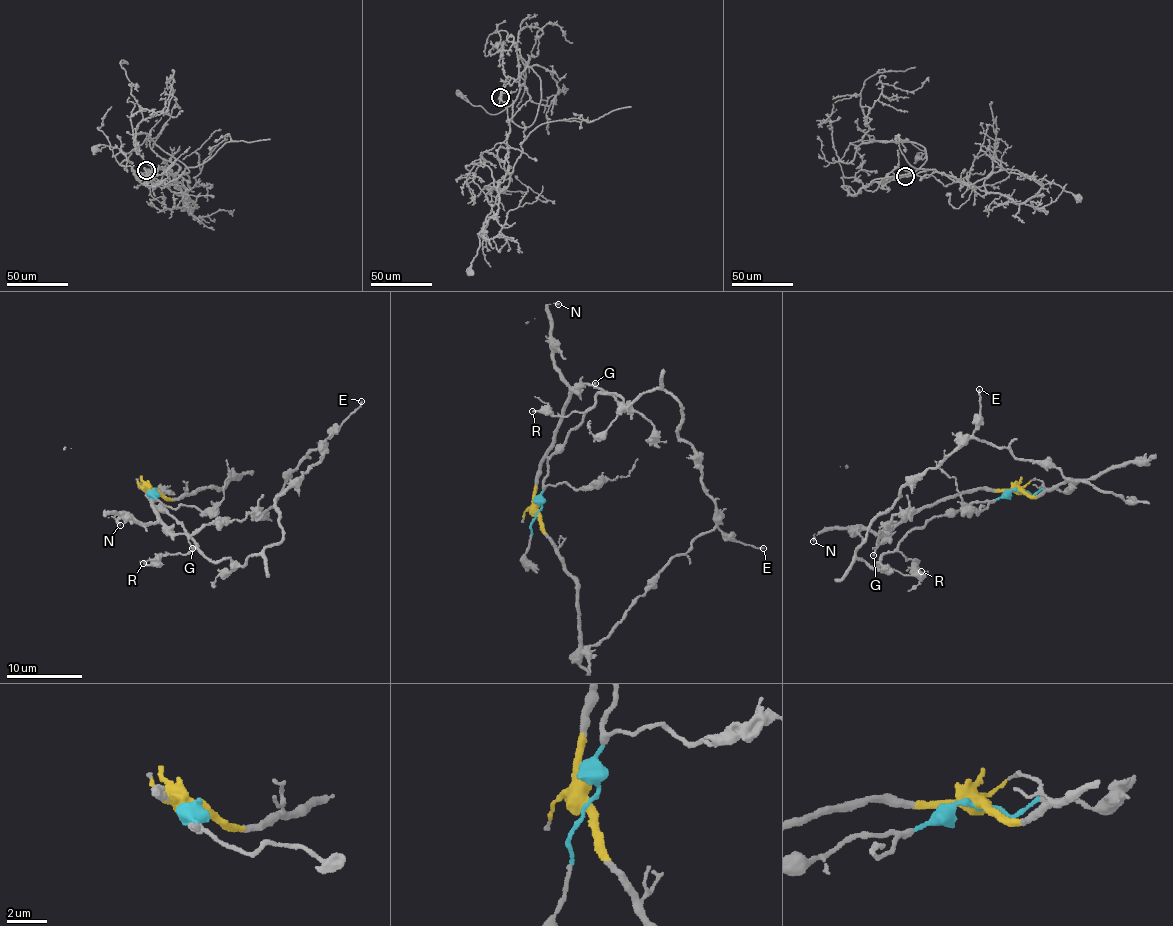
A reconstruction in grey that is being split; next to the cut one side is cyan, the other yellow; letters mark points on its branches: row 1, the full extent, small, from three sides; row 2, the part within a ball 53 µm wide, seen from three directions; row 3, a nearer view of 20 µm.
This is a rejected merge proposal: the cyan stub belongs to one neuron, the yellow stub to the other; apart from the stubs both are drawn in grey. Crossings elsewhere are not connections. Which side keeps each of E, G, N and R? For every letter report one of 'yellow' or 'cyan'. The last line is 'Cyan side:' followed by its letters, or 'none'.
E: cyan
G: yellow
N: yellow
R: cyan
Cyan side: E, R

